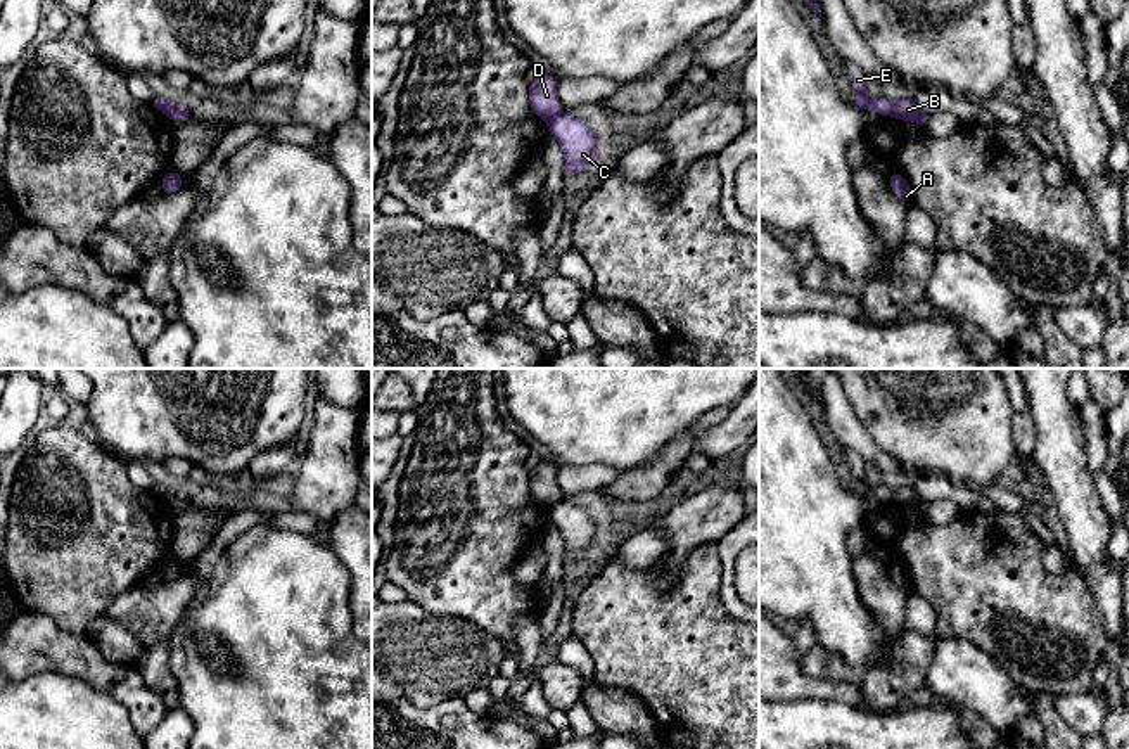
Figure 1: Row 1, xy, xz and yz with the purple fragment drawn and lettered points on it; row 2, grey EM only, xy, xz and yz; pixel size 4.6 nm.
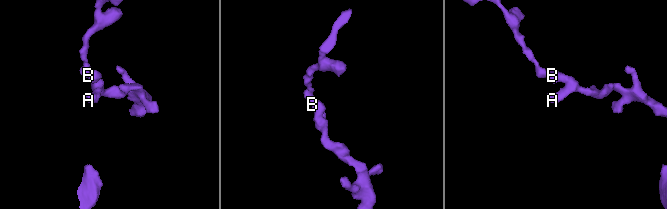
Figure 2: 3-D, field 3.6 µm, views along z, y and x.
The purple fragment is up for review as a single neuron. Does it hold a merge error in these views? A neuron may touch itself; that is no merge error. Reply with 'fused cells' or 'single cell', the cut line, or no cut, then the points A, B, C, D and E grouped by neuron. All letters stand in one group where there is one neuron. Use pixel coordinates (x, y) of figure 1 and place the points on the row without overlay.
fused cells | xz (561, 499), (547, 509) | A B C / D E

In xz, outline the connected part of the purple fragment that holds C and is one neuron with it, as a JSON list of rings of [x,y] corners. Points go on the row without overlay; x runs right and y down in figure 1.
[[[558,500],[546,509],[565,545],[564,566],[571,566],[593,554],[602,533],[593,517],[581,507]]]

